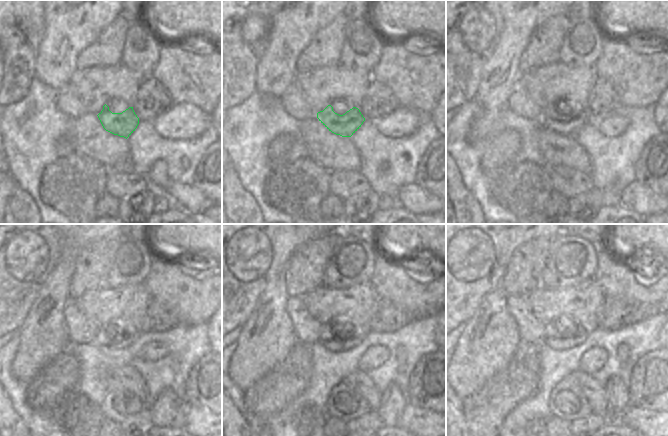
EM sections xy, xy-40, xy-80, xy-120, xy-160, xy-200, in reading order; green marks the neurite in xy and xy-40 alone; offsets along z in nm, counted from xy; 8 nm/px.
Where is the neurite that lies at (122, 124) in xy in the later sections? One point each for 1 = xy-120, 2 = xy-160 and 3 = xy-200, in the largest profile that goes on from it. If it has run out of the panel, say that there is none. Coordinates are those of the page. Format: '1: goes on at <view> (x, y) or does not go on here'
1: goes on at xy-120 (129, 338)
2: goes on at xy-160 (333, 344)
3: goes on at xy-200 (560, 343)

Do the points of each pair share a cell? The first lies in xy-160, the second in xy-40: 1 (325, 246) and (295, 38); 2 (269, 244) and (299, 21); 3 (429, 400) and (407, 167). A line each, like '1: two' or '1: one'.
1: two
2: two
3: two

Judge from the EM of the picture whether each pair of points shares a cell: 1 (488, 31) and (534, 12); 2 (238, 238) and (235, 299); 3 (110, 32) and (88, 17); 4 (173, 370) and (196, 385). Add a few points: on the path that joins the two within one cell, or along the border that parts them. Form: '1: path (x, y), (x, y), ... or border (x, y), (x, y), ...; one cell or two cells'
1: border (501, 10), (502, 31), (495, 47); two cells
2: path (232, 253), (232, 284); one cell
3: border (119, 14), (88, 45); two cells
4: border (199, 359), (189, 372), (185, 384), (184, 400); two cells

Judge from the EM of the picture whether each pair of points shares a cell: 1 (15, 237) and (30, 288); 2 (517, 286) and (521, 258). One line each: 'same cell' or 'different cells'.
1: same cell
2: same cell

